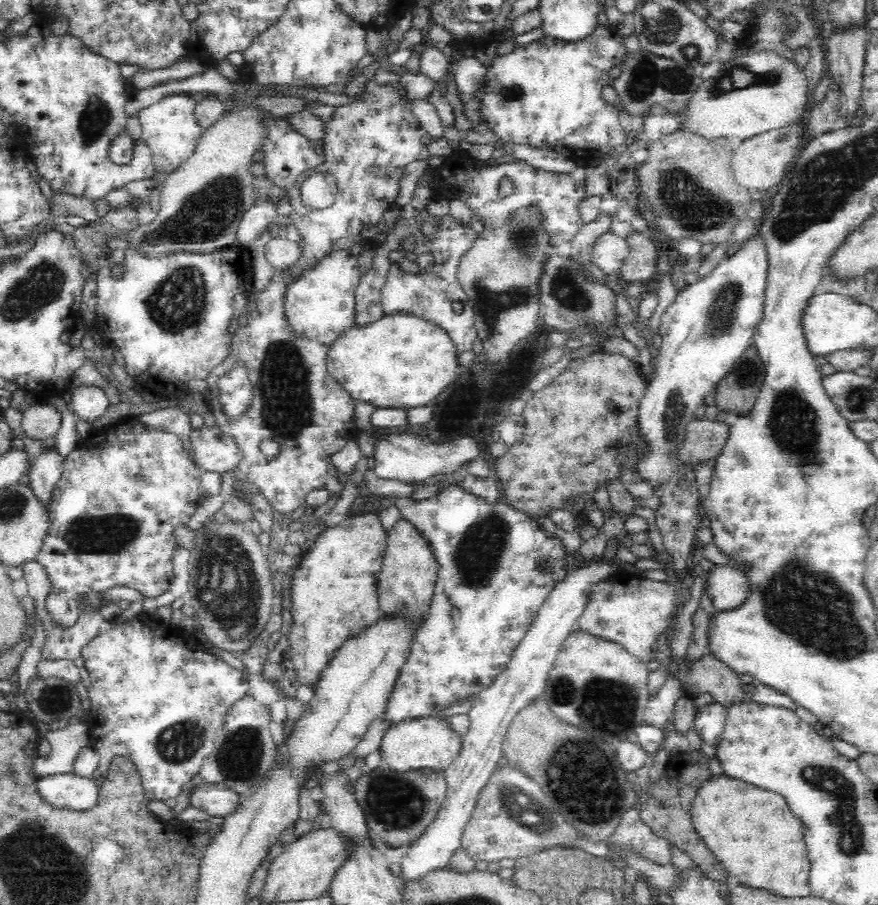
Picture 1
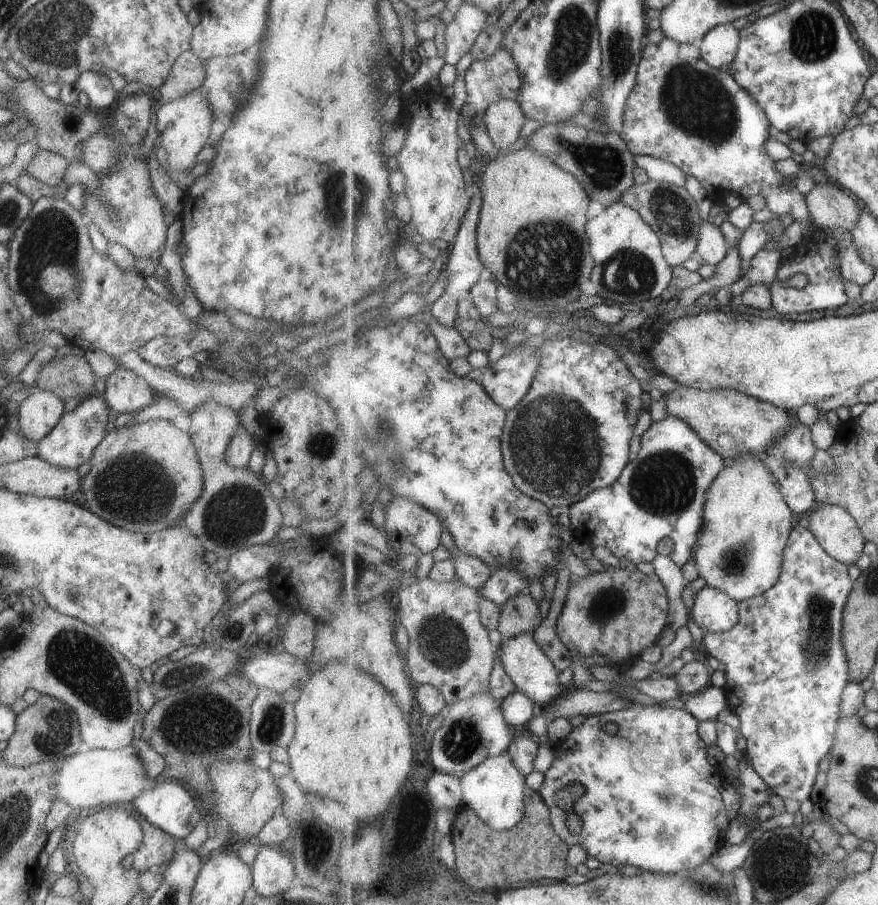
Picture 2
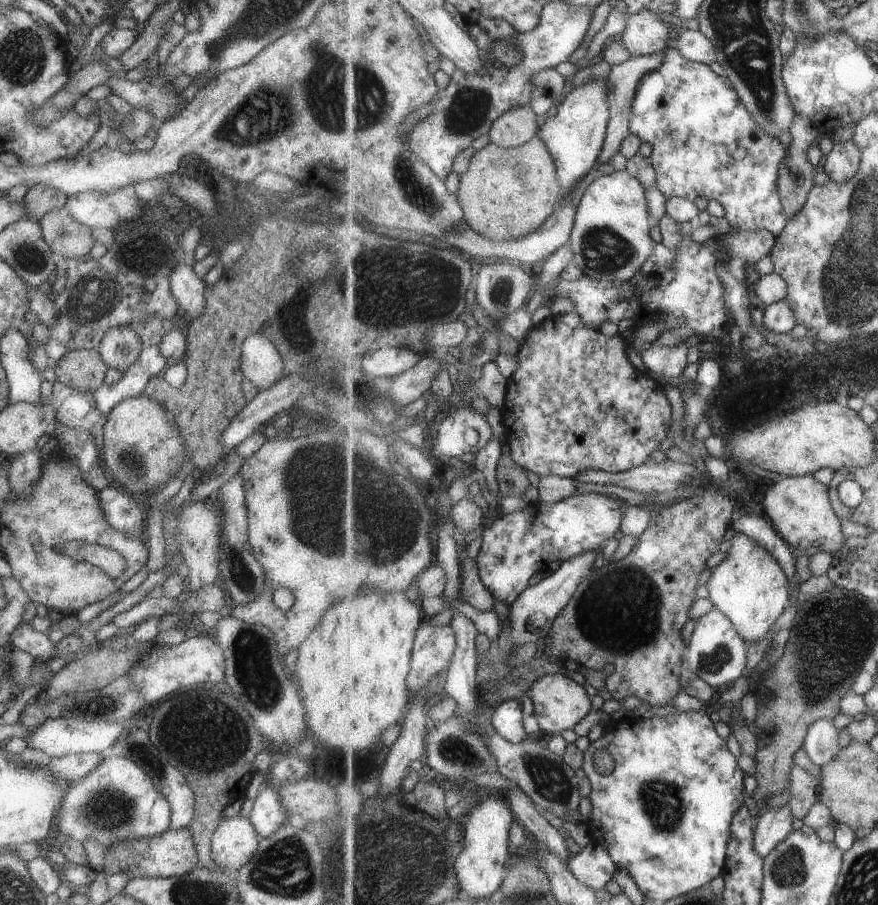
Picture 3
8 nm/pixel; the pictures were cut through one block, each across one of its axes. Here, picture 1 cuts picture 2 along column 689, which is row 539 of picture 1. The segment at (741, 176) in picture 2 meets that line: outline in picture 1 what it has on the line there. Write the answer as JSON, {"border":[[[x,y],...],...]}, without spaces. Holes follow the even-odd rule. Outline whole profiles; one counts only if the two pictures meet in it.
{"border":[[[138,422],[138,430],[132,428],[128,444],[124,438],[124,426],[98,434],[96,442],[75,446],[63,456],[60,478],[53,486],[48,505],[50,528],[44,538],[35,561],[44,569],[49,585],[45,596],[45,609],[62,630],[76,624],[75,596],[81,592],[94,592],[115,584],[133,588],[141,600],[156,598],[169,589],[173,579],[170,562],[171,550],[176,546],[173,530],[186,524],[201,504],[198,483],[203,472],[189,457],[180,436],[163,430],[154,430]]]}

